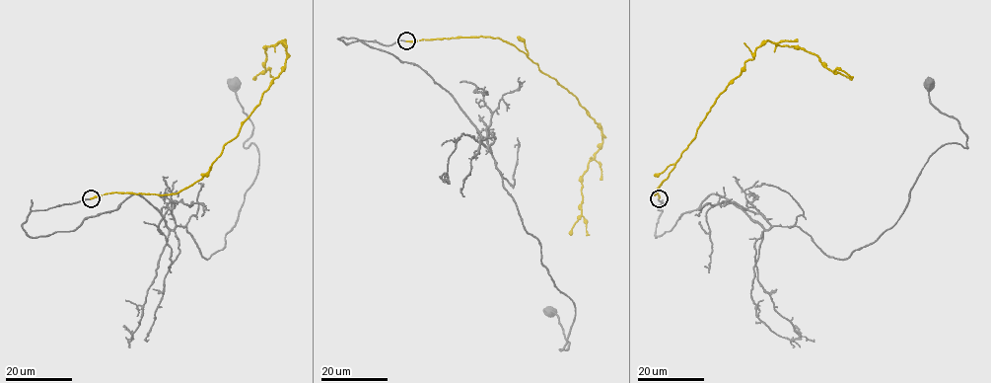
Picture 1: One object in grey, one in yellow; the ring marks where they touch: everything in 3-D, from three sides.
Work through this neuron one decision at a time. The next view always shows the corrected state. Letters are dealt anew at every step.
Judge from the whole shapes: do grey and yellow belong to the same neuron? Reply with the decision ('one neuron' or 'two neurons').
two neurons

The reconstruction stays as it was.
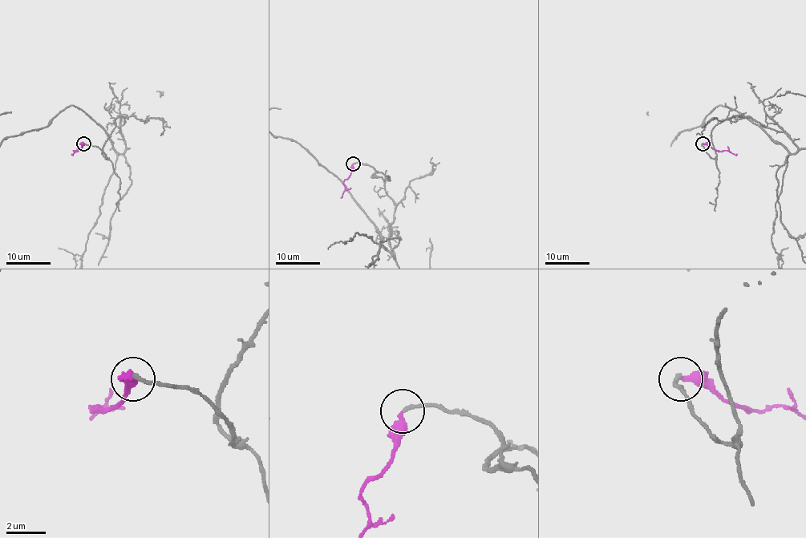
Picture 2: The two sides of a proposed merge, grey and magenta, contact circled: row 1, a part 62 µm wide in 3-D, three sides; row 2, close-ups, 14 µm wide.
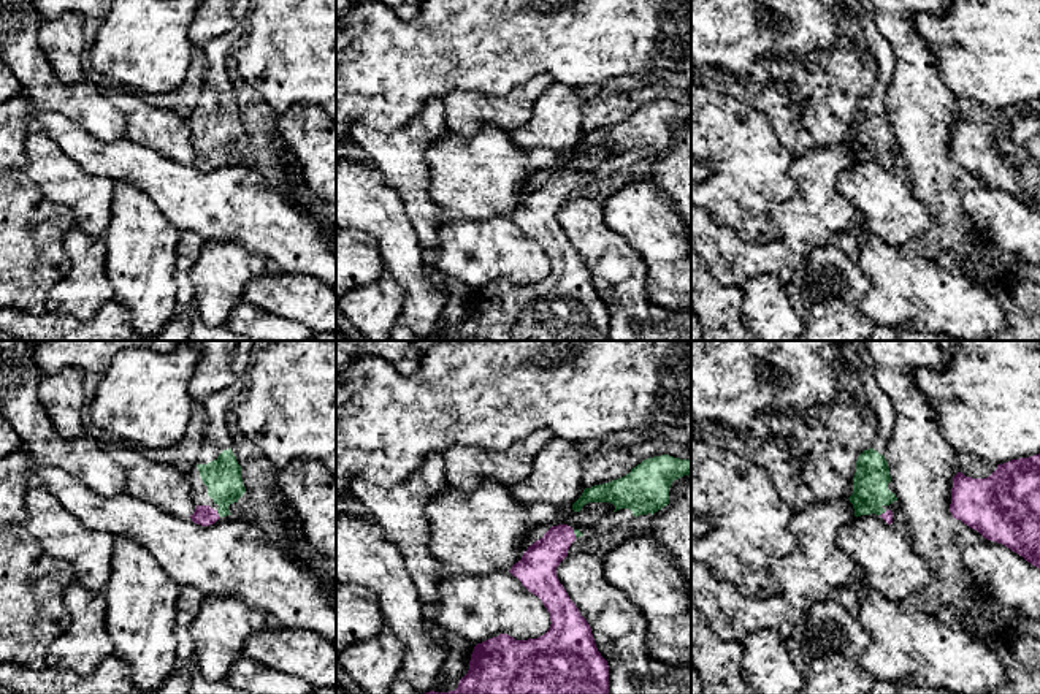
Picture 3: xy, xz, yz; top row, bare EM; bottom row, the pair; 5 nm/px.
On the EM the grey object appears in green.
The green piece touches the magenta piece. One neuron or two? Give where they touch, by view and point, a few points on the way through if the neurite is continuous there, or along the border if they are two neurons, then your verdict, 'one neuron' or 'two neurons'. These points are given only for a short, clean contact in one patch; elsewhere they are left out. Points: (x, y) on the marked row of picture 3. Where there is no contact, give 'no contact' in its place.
meets green in xy at (217, 512); runs through xy (222, 476), (217, 512), (205, 515); one neuron

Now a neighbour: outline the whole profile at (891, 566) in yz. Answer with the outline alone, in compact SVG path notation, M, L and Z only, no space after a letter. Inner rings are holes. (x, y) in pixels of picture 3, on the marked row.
M861 515L851 518L837 534L837 547L850 556L869 585L880 591L886 599L900 604L913 593L921 591L931 583L932 574L910 542L907 542L880 515Z

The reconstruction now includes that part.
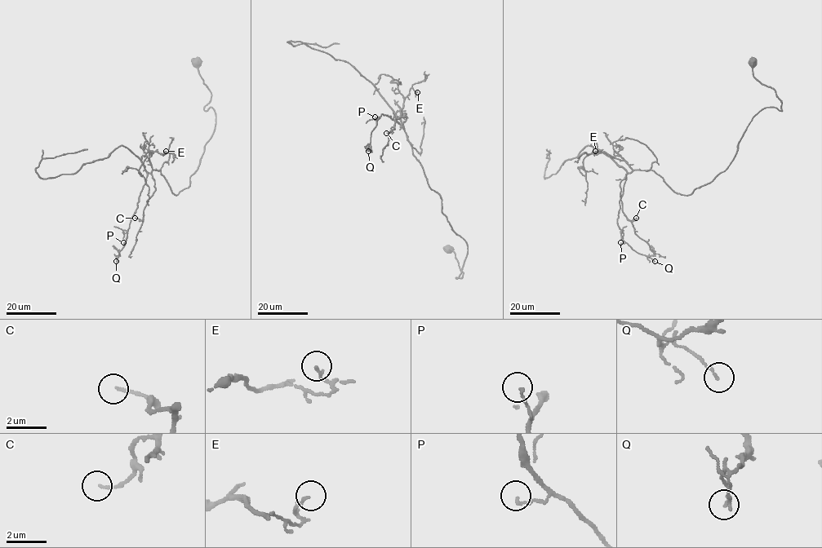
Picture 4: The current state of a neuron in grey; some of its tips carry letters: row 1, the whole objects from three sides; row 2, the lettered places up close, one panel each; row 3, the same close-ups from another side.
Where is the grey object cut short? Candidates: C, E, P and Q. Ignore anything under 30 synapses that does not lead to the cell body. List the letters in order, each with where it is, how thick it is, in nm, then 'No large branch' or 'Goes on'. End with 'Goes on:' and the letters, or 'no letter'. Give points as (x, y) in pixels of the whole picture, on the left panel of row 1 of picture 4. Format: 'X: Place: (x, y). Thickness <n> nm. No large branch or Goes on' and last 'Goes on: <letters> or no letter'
C: Place: (135, 218). Thickness 120 nm. No large branch
E: Place: (166, 151). Thickness 140 nm. No large branch
P: Place: (123, 242). Thickness 110 nm. No large branch
Q: Place: (116, 261). Thickness 110 nm. No large branch
Goes on: no letter

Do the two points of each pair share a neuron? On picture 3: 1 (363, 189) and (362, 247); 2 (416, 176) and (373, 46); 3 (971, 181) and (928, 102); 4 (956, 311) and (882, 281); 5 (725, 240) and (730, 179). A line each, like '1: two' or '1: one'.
1: two
2: two
3: one
4: one
5: two

